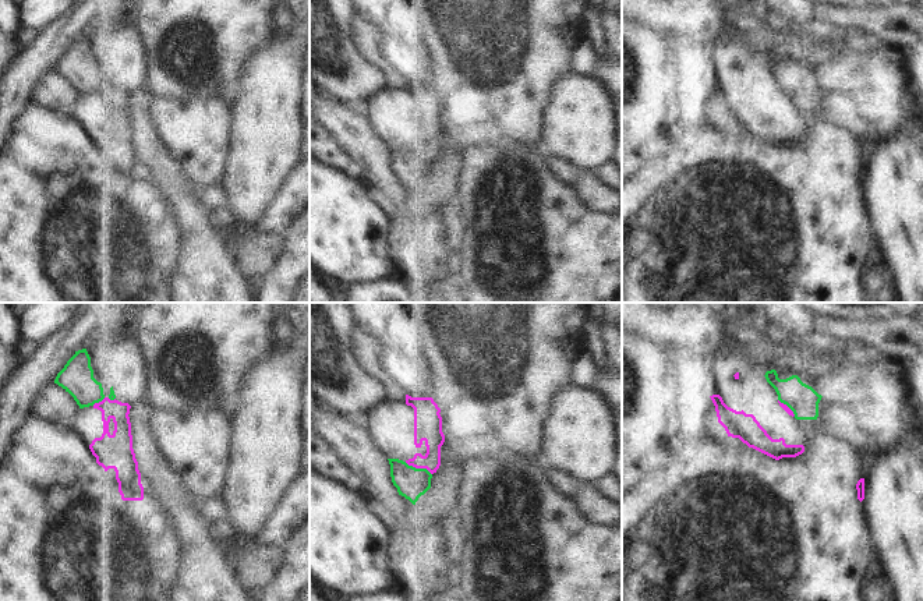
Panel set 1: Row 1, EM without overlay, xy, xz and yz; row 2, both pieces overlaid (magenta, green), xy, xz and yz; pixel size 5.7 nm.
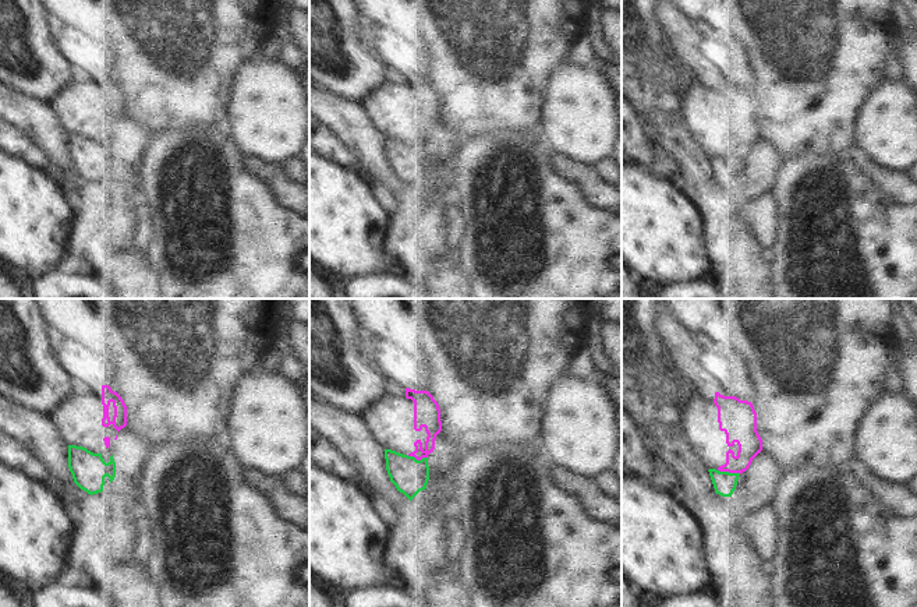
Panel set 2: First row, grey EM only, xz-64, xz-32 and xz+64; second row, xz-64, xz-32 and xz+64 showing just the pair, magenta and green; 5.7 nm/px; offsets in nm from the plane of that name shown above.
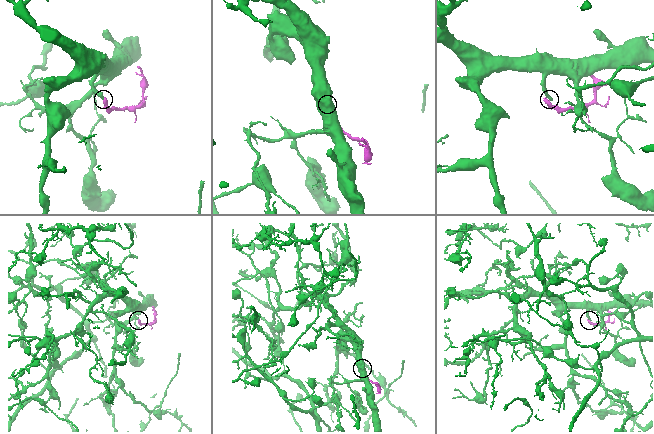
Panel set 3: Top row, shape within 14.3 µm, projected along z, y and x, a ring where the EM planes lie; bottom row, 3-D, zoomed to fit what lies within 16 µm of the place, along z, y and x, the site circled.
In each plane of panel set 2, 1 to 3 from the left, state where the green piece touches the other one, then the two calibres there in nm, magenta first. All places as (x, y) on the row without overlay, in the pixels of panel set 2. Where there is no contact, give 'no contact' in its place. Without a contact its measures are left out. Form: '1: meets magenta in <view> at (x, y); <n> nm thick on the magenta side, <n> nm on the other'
1: no contact
2: meets magenta in xz-32 at (417, 147); 120 nm thick on the magenta side, 200 nm on the other
3: meets magenta in xz+64 at (729, 159); 150 nm thick on the magenta side, 130 nm on the other

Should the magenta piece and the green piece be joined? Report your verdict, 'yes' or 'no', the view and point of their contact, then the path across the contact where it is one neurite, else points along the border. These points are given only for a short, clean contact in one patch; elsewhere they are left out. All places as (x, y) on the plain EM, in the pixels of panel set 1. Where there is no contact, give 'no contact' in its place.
no; contact xz (418, 155); border xz (405, 149), (416, 155), (424, 155), (431, 162)

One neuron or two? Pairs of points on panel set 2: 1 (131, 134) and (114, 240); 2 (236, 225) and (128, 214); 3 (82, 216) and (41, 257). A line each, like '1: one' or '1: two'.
1: one
2: two
3: two

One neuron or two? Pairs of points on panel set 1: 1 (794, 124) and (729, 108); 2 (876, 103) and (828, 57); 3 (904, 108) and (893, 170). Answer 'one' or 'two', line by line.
1: one
2: one
3: two

